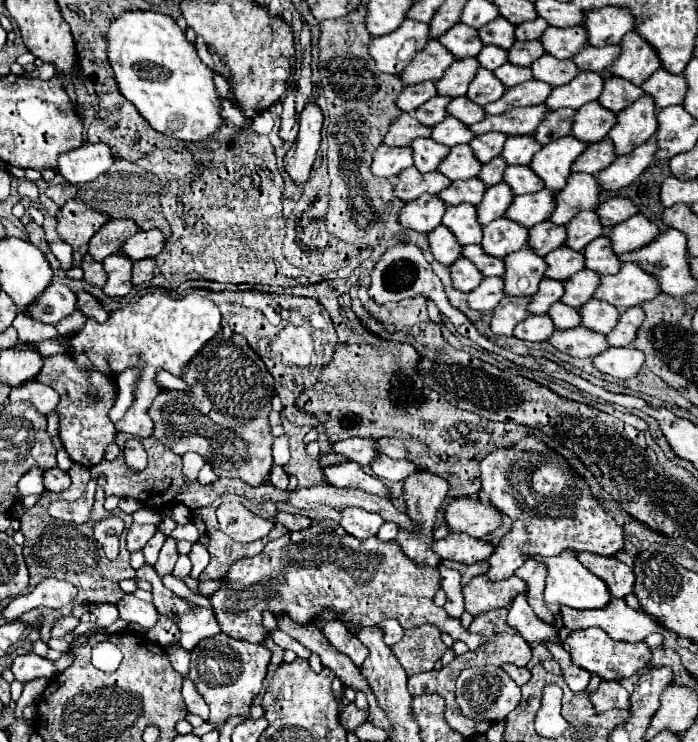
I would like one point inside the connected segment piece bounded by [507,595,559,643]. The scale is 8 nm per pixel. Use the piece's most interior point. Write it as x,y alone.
521,616

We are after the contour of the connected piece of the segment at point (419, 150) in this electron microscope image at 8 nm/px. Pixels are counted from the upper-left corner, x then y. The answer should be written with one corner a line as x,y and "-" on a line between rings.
415,139
411,143
413,147
413,159
415,159
415,167
421,173
429,173
435,171
437,165
449,155
449,147
435,143
433,139

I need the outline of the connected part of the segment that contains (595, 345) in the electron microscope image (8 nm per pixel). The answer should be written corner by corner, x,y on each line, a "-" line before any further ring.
585,327
557,331
549,339
549,343
553,347
557,347
559,351
569,353
573,357
591,357
591,359
609,349
605,333
597,333
597,331
585,329

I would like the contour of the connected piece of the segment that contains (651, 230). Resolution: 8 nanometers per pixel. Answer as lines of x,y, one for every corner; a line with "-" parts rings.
643,213
633,215
629,221
623,221
613,227
609,239
613,241
615,253
631,253
637,249
647,247
661,235
659,227
647,219

